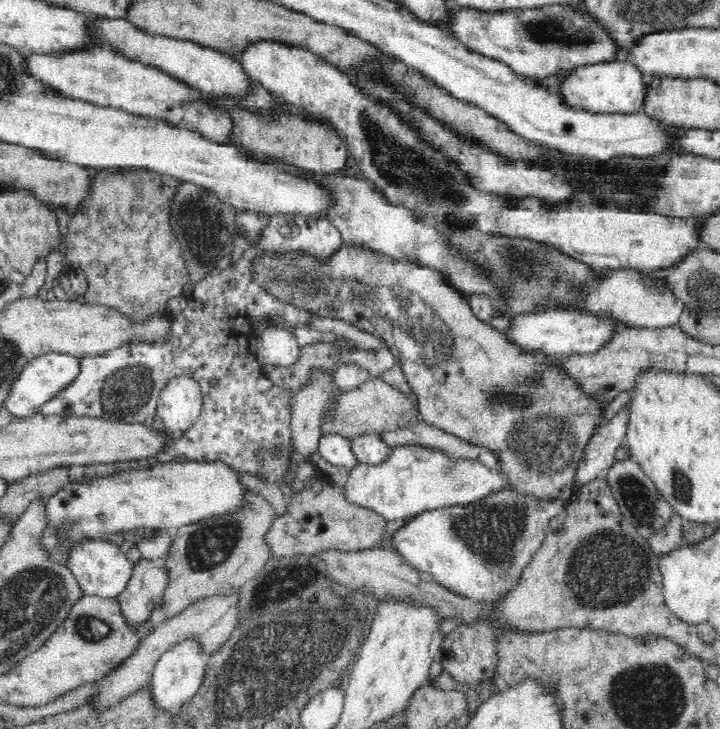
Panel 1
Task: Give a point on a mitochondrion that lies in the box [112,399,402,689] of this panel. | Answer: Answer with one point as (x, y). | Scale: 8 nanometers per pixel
(278, 591)

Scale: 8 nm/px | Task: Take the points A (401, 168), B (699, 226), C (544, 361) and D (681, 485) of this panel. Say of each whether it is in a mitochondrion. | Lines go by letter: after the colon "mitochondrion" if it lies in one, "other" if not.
A: mitochondrion
B: other
C: other
D: mitochondrion

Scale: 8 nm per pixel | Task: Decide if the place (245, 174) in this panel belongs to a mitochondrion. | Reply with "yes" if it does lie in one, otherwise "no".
no

